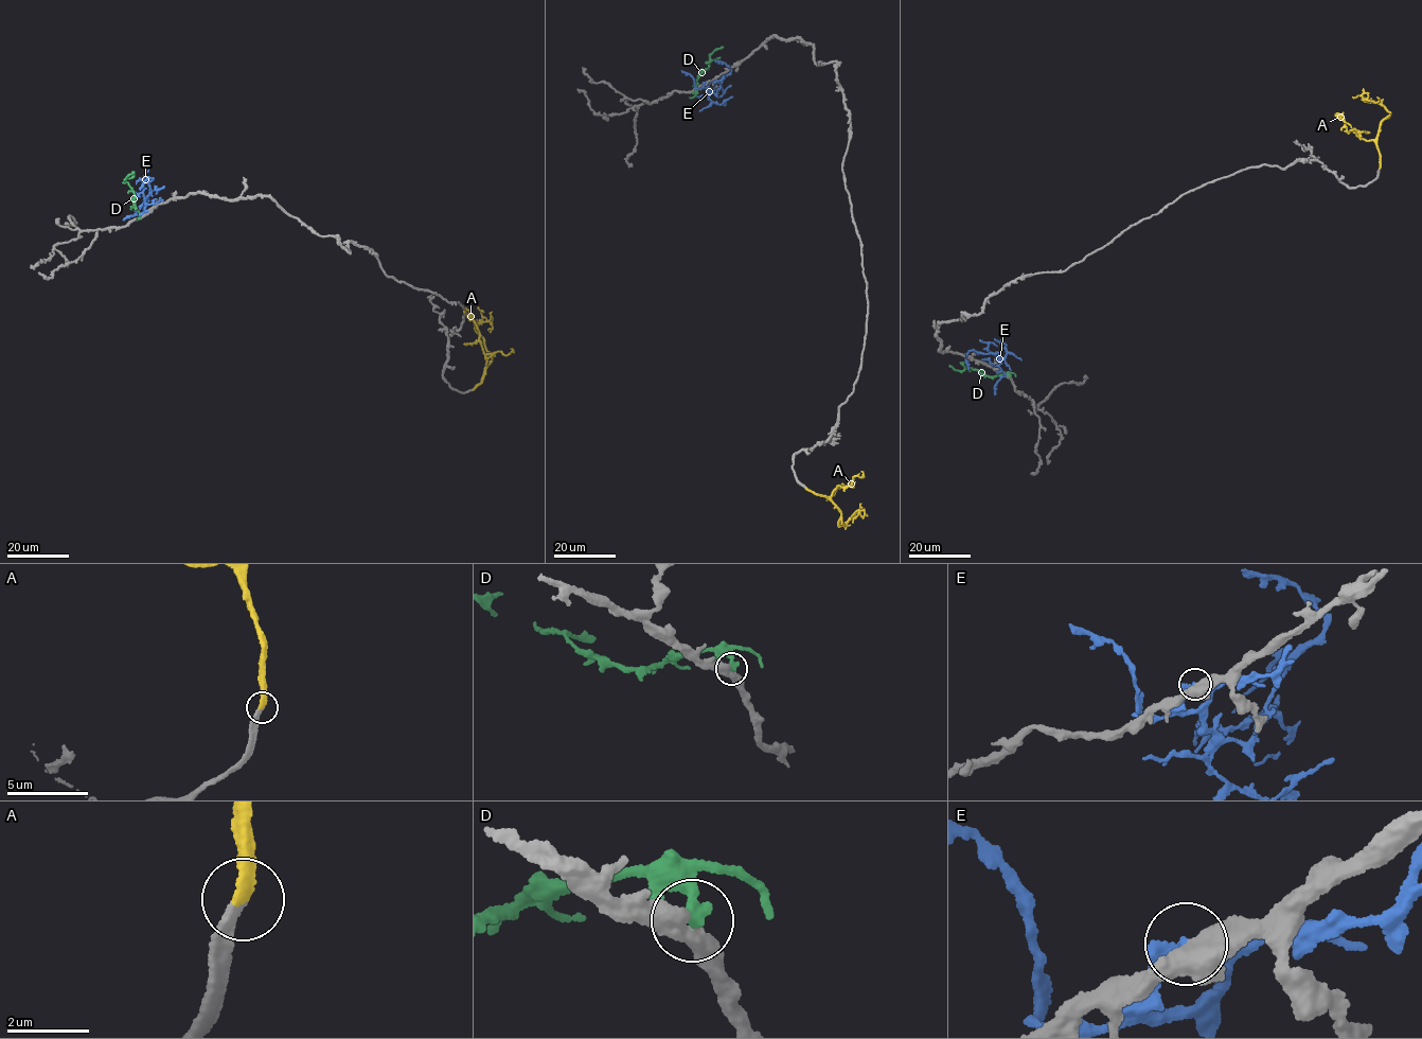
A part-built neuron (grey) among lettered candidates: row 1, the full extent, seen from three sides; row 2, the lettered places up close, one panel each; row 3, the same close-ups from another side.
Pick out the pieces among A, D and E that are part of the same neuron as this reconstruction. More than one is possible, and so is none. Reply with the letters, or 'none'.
A

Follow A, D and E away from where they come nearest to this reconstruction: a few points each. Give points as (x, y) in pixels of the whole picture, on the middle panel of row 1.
A: (805, 488), (835, 506), (840, 513), (839, 526), (858, 510), (853, 523)
D: (692, 91), (696, 90), (700, 71), (708, 67), (710, 55), (723, 46)
E: (706, 83), (704, 88), (716, 92), (730, 72), (724, 63), (714, 59)

